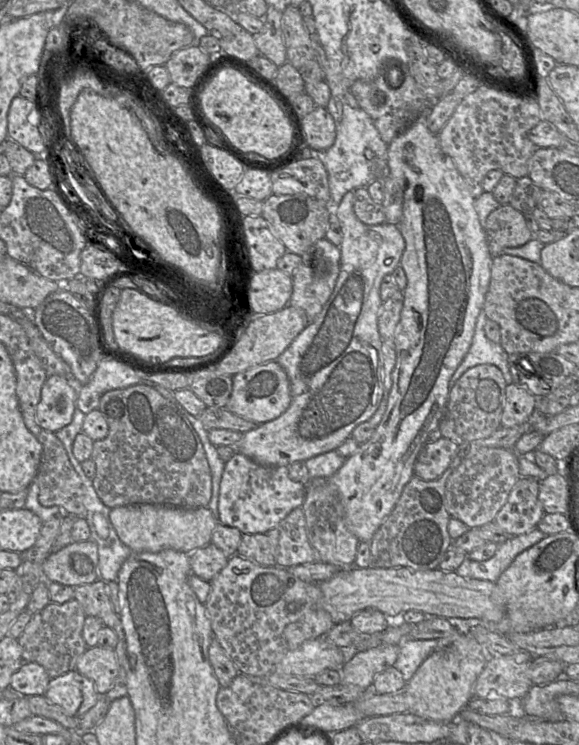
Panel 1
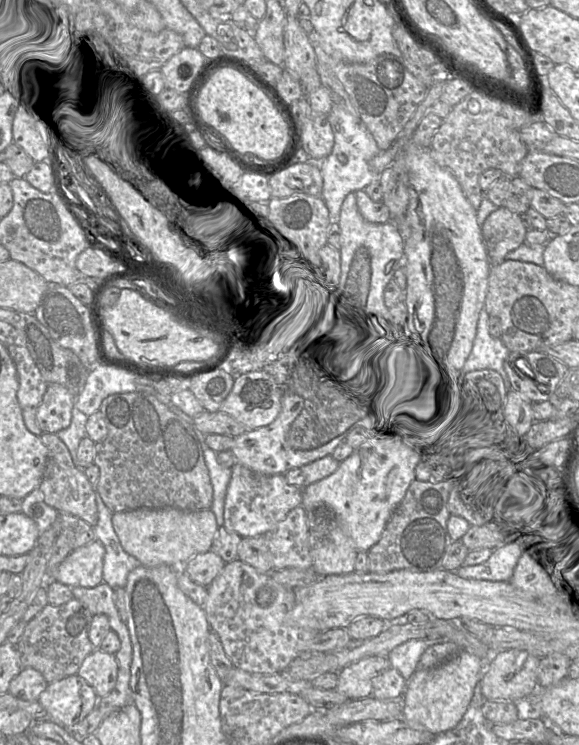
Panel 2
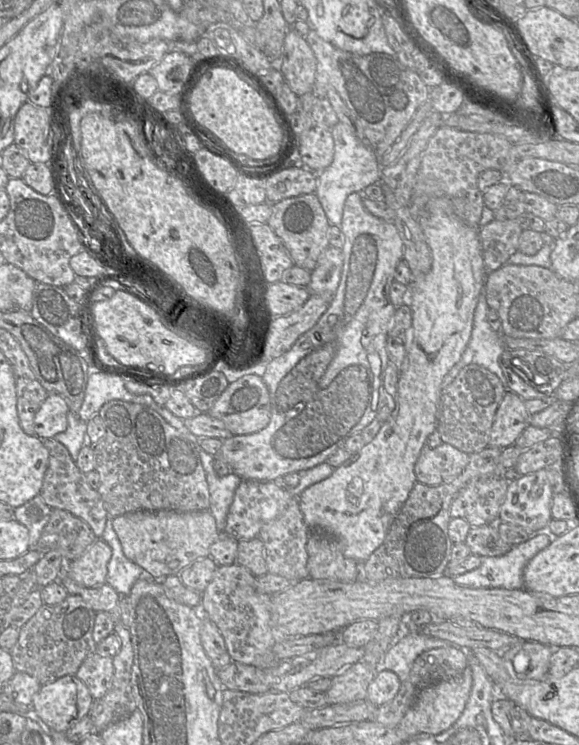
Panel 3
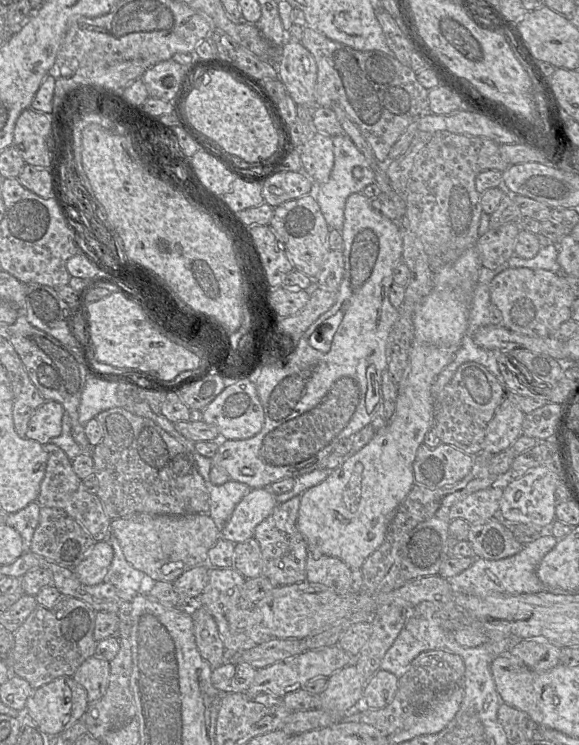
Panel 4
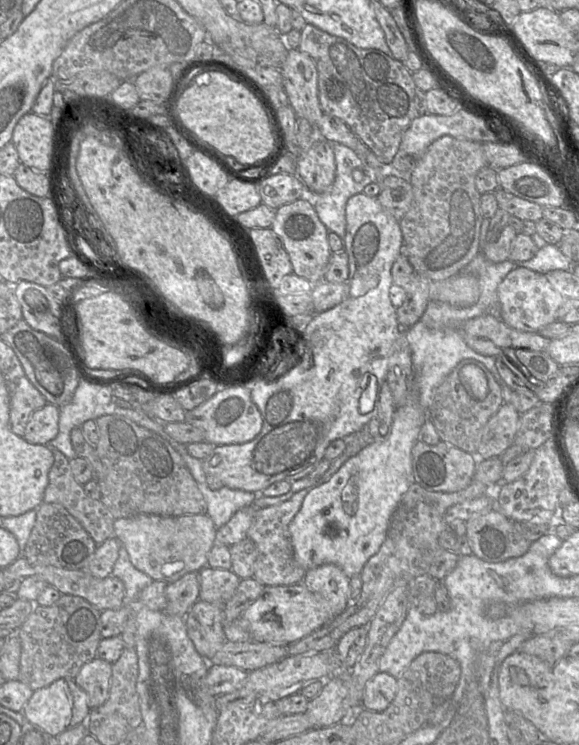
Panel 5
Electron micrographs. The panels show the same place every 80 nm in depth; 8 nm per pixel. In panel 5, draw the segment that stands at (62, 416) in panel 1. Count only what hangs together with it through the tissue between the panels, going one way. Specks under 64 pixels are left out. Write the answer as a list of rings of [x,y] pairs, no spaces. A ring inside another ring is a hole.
[[[46,403],[31,414],[23,438],[31,444],[47,445],[58,434],[58,420],[59,407]]]

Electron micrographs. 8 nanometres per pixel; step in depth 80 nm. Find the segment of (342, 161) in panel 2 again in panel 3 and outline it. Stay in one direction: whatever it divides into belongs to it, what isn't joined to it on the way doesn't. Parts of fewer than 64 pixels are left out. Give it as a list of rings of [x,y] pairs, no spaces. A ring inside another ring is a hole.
[[[339,121],[331,128],[331,132],[334,140],[334,158],[330,166],[317,173],[317,187],[314,193],[330,224],[340,227],[347,197],[351,193],[363,191],[368,185],[381,182],[381,165],[373,149],[357,138],[346,124]]]

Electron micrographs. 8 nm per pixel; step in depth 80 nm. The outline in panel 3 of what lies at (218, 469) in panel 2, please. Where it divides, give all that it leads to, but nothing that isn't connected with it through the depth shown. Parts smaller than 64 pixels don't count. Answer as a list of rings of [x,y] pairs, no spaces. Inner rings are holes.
[[[199,448],[200,459],[208,483],[210,504],[209,511],[216,521],[219,532],[224,531],[229,507],[233,501],[234,493],[242,479],[235,473],[218,476],[214,470],[214,456]]]

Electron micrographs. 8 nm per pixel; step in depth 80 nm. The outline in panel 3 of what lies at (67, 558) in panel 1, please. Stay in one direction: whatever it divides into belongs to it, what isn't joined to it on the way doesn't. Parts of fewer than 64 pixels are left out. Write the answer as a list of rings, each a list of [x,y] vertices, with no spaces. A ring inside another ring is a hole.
[[[97,538],[79,558],[66,564],[63,575],[69,576],[83,587],[101,586],[106,582],[111,555],[111,547]]]

